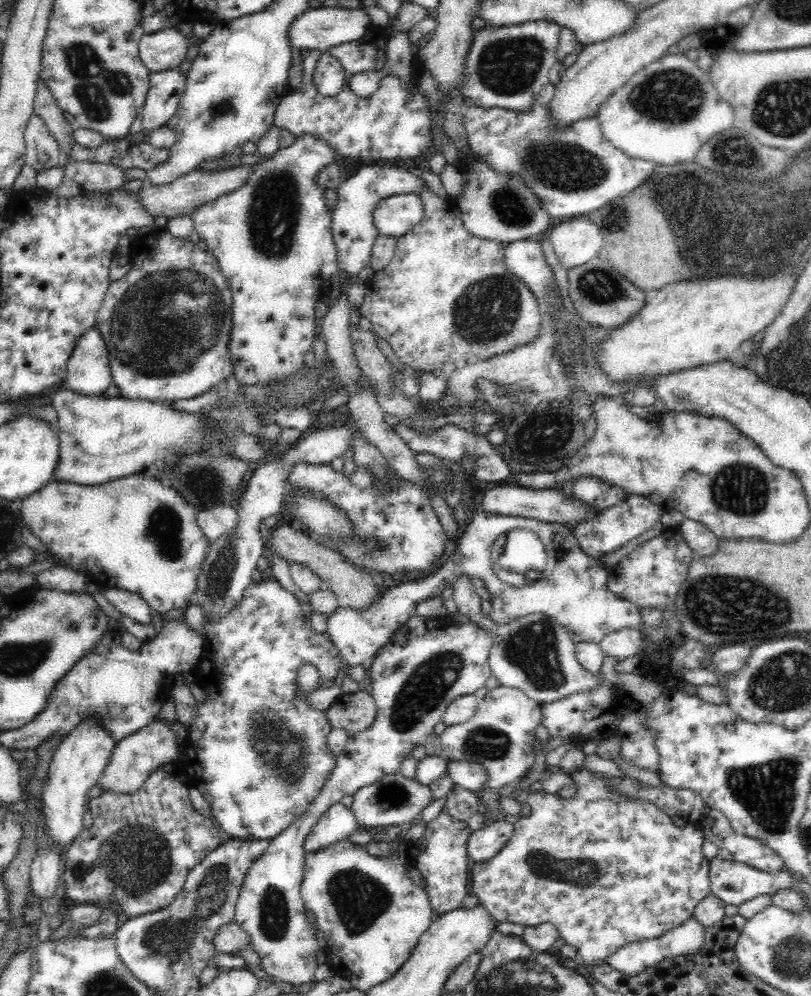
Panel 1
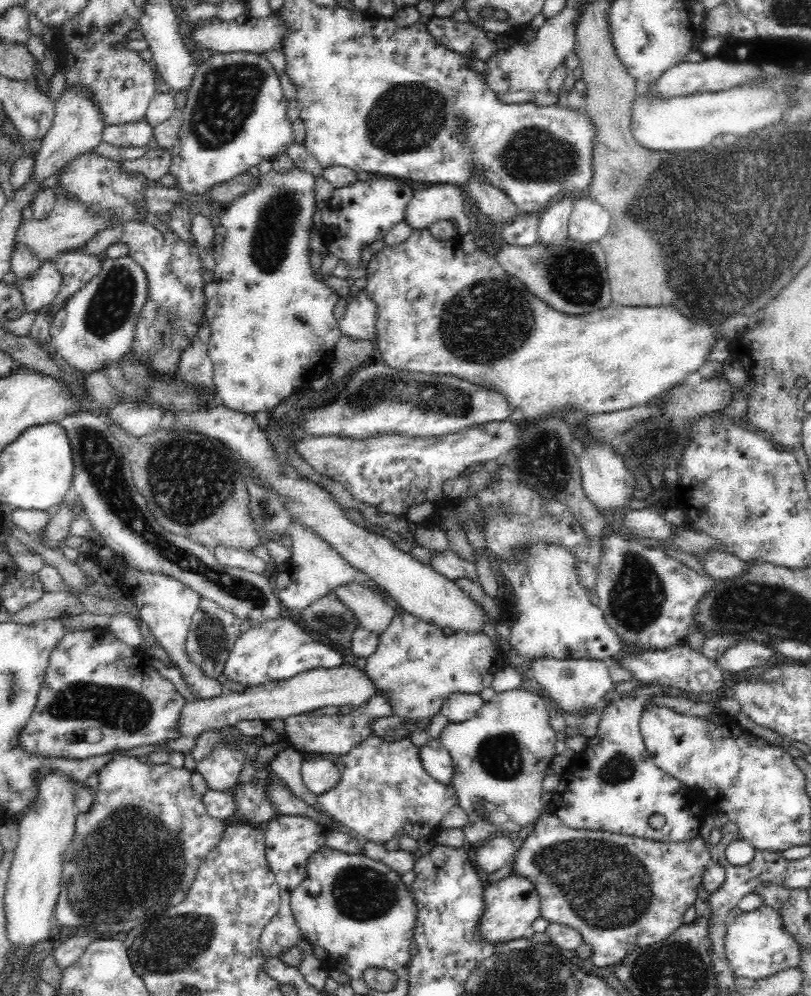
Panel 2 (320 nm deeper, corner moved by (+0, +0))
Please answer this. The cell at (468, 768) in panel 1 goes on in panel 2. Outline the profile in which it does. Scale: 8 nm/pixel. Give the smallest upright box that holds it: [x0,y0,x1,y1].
[418,737,452,784]

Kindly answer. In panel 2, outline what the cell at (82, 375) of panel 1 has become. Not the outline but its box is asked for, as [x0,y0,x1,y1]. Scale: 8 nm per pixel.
[48,256,149,372]

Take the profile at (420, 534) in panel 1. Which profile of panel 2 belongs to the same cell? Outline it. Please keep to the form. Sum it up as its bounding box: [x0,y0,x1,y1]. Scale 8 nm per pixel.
[431,551,479,583]

